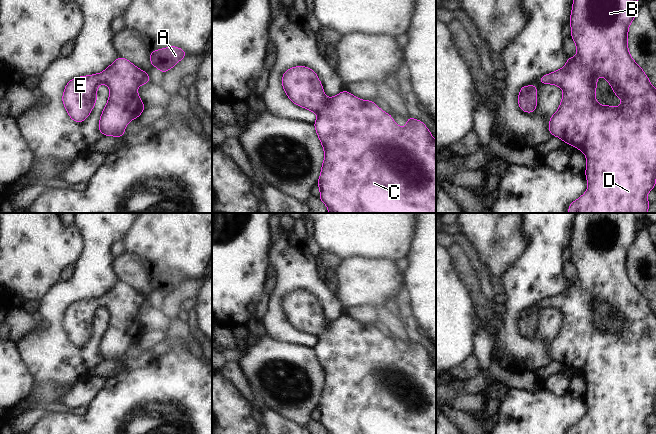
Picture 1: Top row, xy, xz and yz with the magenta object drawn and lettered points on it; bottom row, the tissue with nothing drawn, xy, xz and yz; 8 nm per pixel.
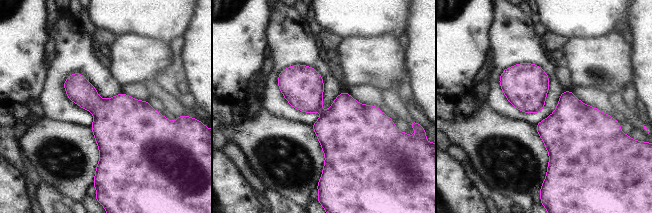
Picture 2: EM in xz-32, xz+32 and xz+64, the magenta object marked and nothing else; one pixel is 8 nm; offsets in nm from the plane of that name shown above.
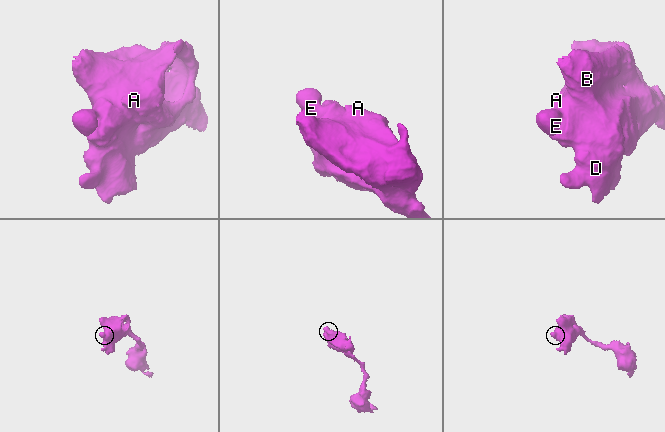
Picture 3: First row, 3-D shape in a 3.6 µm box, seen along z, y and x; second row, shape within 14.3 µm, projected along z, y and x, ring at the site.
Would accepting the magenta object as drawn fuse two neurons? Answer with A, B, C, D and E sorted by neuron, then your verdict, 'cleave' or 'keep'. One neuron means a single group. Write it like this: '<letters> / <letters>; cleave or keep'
A B C D E; keep

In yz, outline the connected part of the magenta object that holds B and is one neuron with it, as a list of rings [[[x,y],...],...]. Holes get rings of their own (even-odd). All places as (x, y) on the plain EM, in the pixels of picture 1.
[[[576,213],[569,248],[572,252],[571,262],[576,267],[577,279],[574,282],[568,281],[563,292],[544,299],[538,304],[539,307],[560,310],[563,314],[560,331],[549,344],[549,356],[552,360],[557,360],[565,367],[583,375],[587,384],[585,399],[588,406],[588,414],[580,422],[573,425],[568,430],[568,434],[648,434],[650,430],[646,420],[649,415],[655,412],[656,406],[656,312],[651,309],[642,292],[632,283],[628,275],[627,265],[630,247],[639,235],[637,224],[640,217],[641,213]],[[599,299],[603,300],[610,307],[615,319],[622,323],[619,331],[614,332],[611,329],[603,330],[597,327],[595,315]]]

